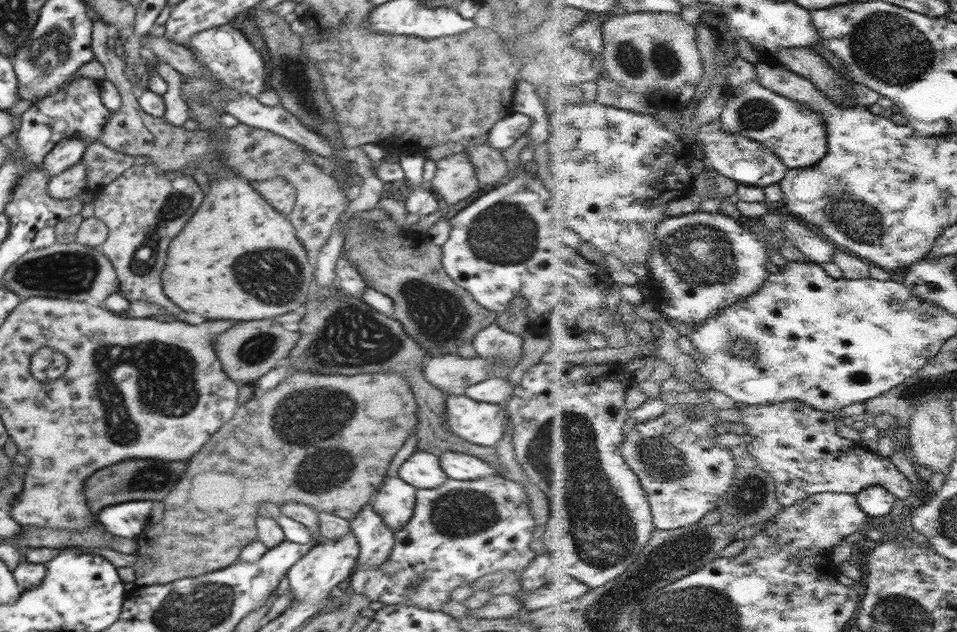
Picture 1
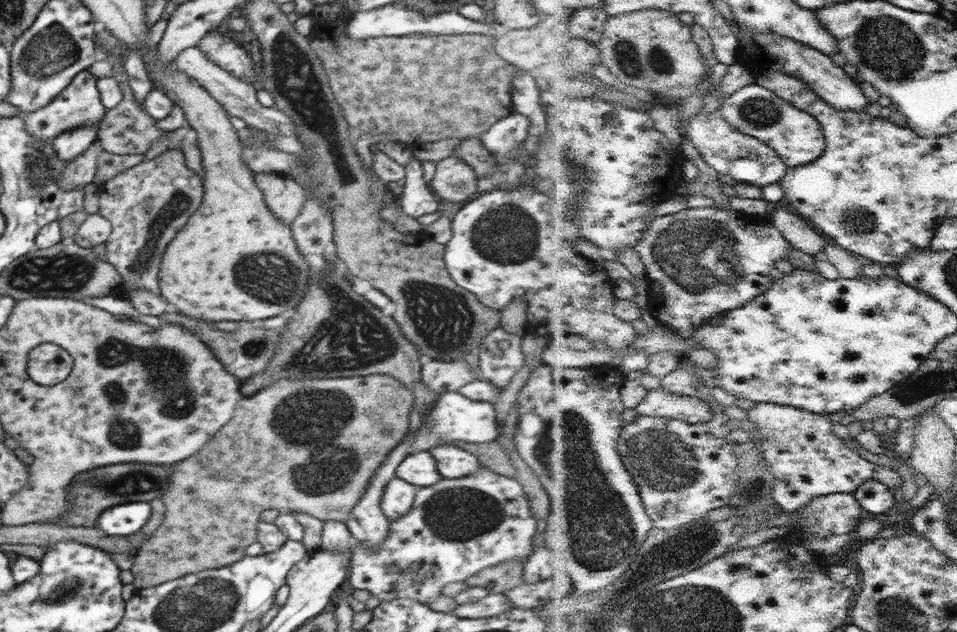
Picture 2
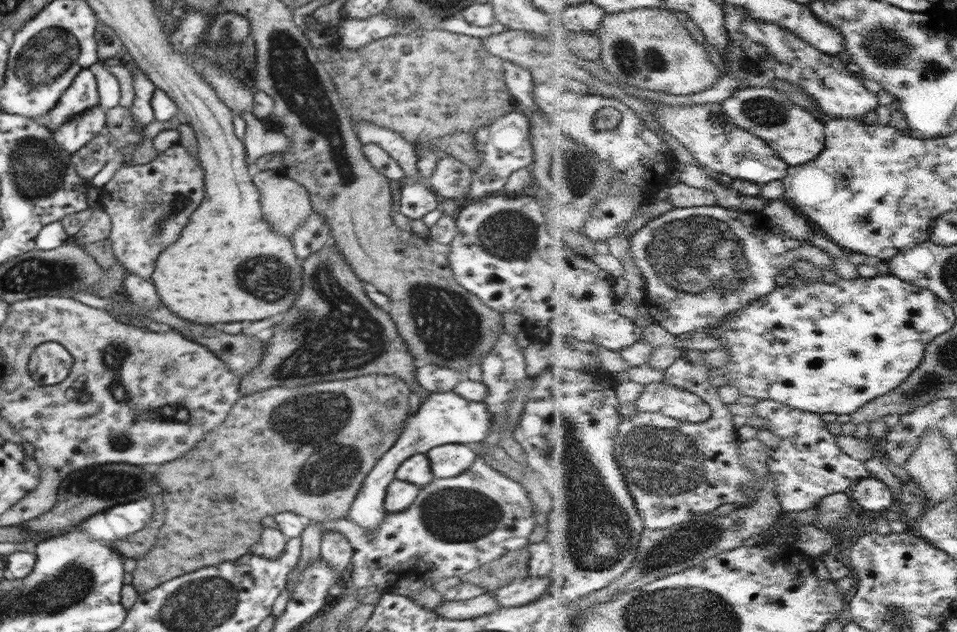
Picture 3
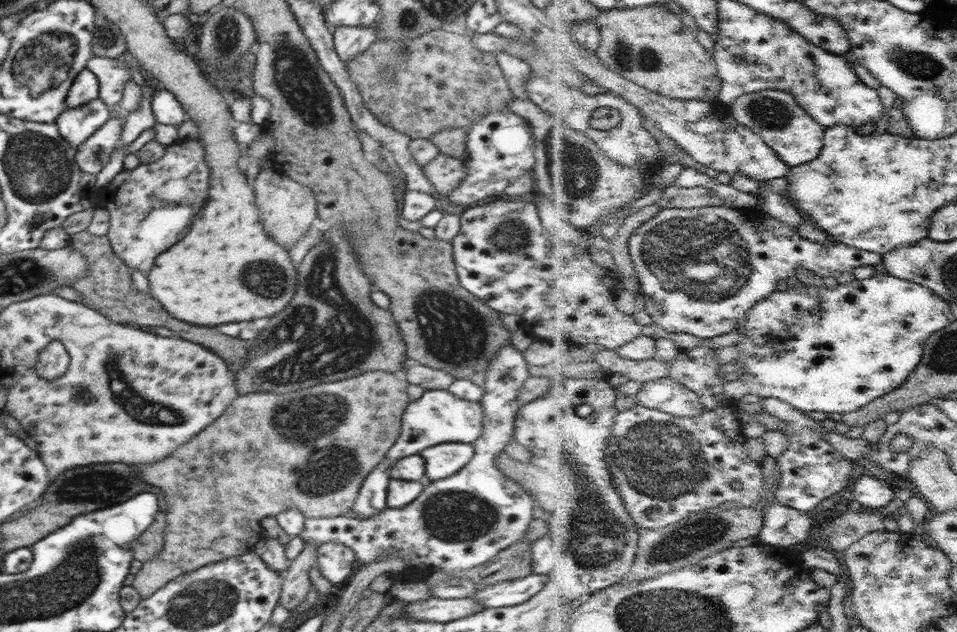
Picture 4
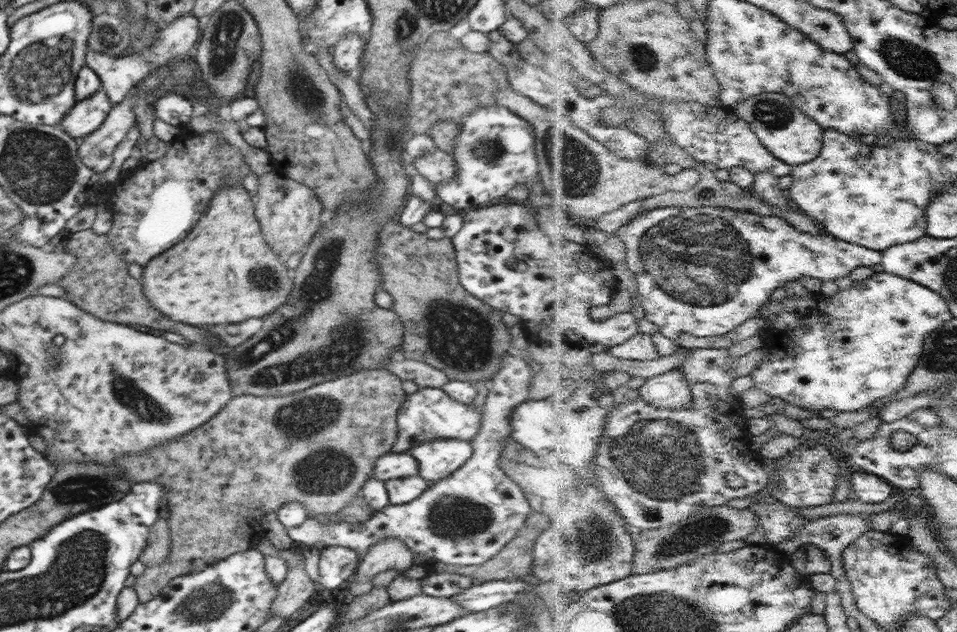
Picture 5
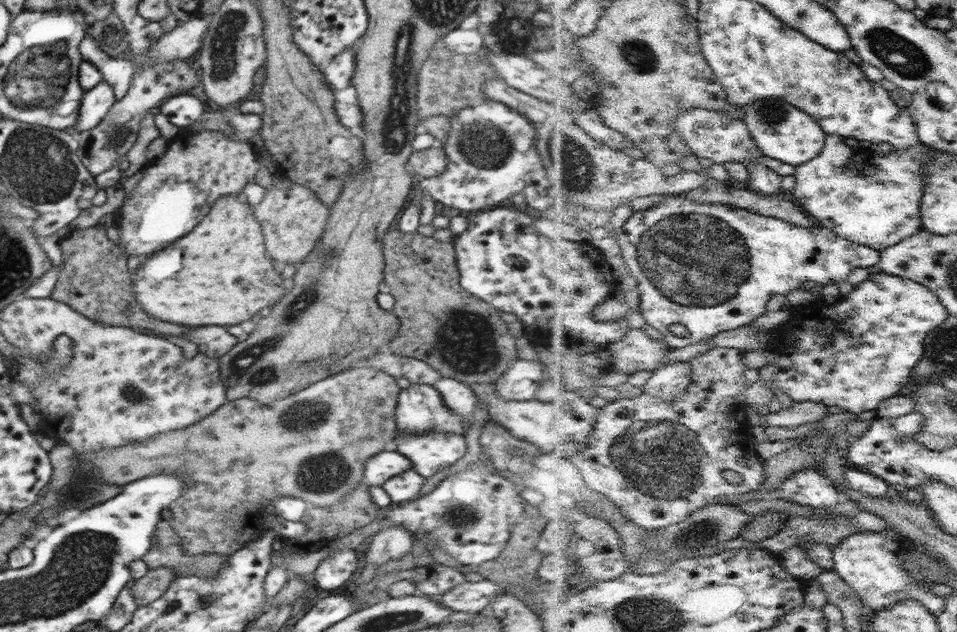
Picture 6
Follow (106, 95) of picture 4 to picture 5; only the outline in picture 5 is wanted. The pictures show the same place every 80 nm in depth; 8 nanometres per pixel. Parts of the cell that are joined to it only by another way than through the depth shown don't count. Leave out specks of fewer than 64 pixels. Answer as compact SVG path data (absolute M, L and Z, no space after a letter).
M192 14L176 18L172 24L168 24L164 30L160 31L156 41L142 49L140 52L130 51L123 56L112 56L88 48L85 58L85 66L92 69L100 78L101 87L110 102L113 104L122 102L129 96L130 90L142 82L151 70L162 67L166 61L176 58L192 57L200 40L200 20Z

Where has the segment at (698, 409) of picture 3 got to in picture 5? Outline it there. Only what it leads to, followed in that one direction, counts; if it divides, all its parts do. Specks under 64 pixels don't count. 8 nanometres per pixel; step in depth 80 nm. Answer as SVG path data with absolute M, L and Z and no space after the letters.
M683 367L647 379L640 389L640 396L654 406L670 410L682 410L695 404L692 383Z

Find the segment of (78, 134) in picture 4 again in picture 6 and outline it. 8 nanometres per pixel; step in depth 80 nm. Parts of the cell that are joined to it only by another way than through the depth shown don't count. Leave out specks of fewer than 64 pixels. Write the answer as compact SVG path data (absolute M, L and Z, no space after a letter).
M102 80L98 86L84 93L72 134L92 130L116 102L112 87Z

